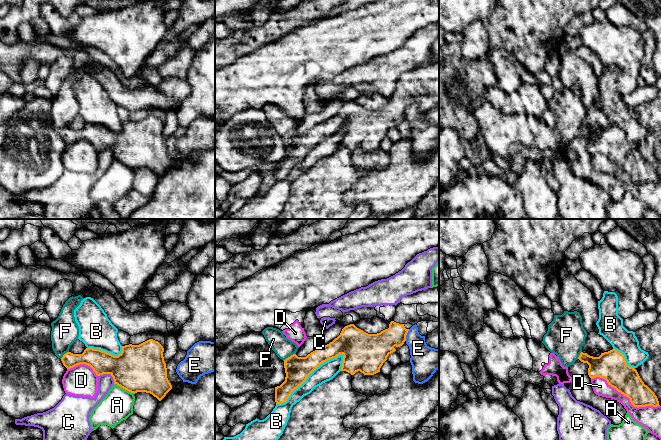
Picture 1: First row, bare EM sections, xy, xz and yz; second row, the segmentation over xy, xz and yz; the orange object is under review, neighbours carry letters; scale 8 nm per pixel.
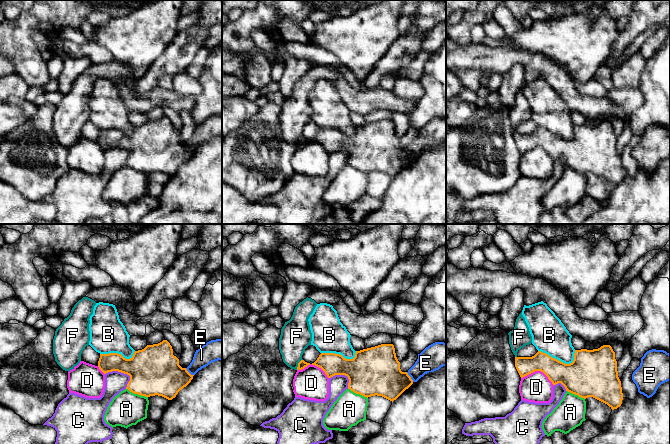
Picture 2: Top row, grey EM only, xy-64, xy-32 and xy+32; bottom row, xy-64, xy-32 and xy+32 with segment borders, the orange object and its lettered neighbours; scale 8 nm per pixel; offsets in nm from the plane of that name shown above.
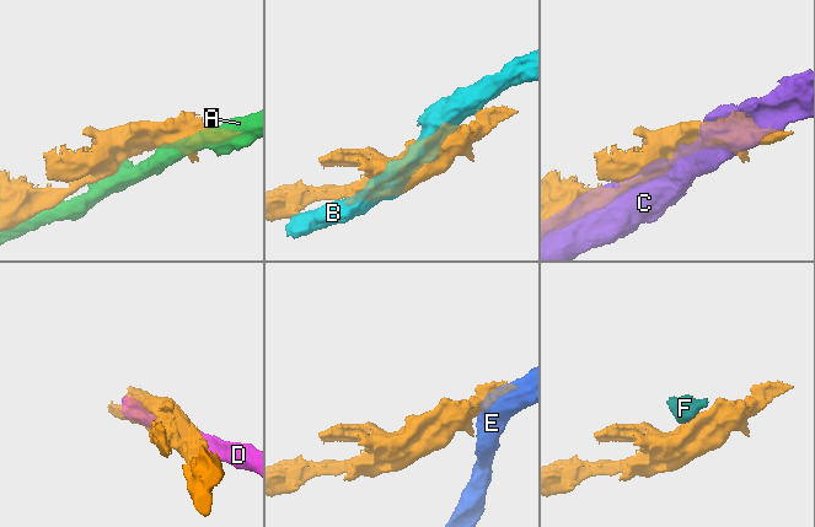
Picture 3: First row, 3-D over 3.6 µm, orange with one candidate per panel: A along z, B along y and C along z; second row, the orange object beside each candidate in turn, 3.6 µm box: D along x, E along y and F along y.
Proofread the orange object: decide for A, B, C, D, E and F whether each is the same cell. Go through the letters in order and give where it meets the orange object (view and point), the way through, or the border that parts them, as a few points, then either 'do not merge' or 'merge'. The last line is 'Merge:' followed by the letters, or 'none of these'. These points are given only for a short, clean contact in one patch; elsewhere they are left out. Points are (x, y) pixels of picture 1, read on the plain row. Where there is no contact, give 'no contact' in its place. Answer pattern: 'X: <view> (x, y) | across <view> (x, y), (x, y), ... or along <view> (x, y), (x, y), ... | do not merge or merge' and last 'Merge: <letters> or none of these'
A: xy (124, 164) | do not merge
B: xz (308, 151) | do not merge
C: xy (108, 149) | do not merge
D: yz (626, 172) | do not merge
E: xz (406, 110) | along xz (409, 105), (405, 116) | do not merge
F: xz (290, 132) | along xz (295, 129), (283, 136) | do not merge
Merge: none of these

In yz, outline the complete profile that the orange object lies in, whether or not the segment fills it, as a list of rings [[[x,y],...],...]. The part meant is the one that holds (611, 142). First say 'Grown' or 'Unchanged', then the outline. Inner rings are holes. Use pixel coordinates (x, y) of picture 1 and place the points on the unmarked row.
Unchanged. [[[617,126],[601,129],[599,133],[581,128],[578,135],[589,141],[588,151],[591,155],[605,155],[608,161],[628,173],[634,183],[660,182],[655,169],[644,160],[637,146],[630,143],[624,131]]]

